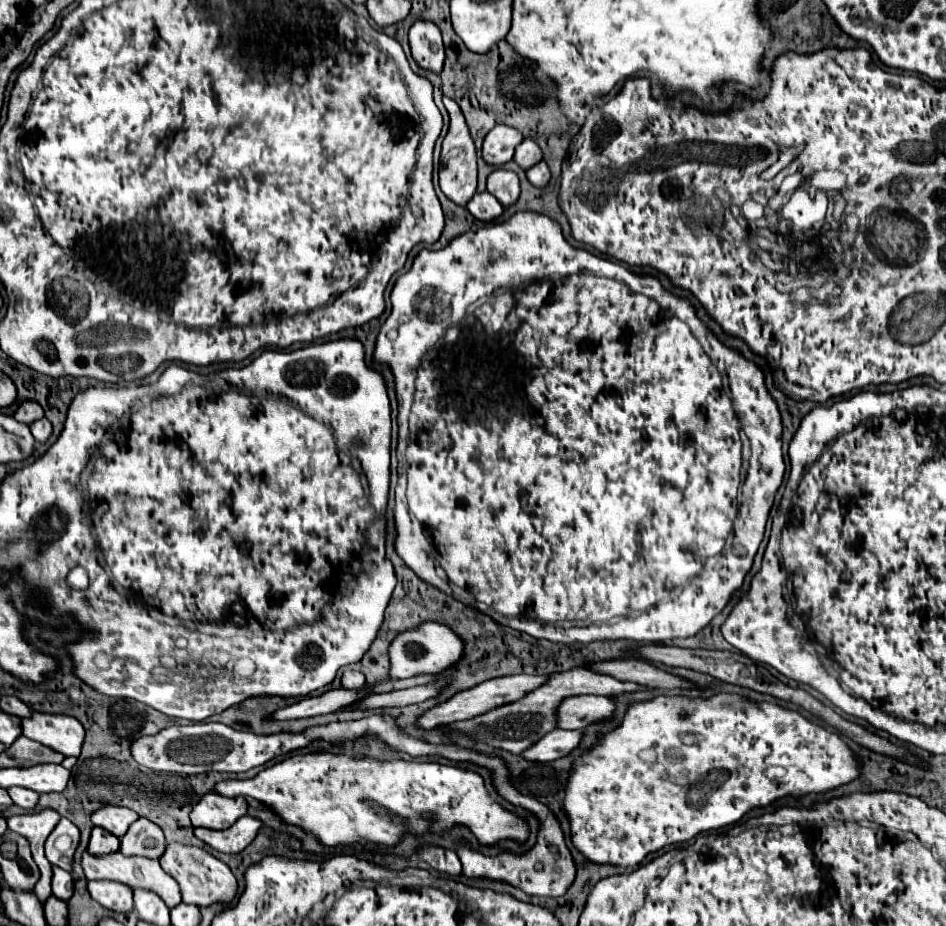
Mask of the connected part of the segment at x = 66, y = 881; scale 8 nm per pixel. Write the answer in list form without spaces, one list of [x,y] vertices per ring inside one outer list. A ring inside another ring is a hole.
[[[53,867],[51,885],[53,885],[55,897],[59,897],[59,899],[63,899],[63,901],[67,901],[67,899],[71,897],[71,893],[73,893],[73,879],[71,879],[71,875],[69,875],[67,871],[63,871],[63,869]]]

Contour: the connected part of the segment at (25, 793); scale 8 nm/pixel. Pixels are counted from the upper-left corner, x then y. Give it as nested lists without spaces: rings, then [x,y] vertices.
[[[9,787],[7,793],[13,799],[13,803],[23,809],[31,809],[39,799],[39,793],[31,791],[31,789],[23,789],[23,787]]]

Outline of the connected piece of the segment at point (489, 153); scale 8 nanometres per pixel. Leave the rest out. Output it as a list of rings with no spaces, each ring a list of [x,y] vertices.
[[[495,125],[483,141],[481,155],[483,155],[485,163],[499,167],[499,165],[511,161],[513,151],[521,141],[523,141],[523,135],[517,129],[513,129],[509,125]]]

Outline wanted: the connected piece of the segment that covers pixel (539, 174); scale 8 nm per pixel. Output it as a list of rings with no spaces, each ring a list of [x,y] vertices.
[[[539,161],[535,167],[527,169],[525,173],[527,173],[527,179],[529,179],[535,187],[545,187],[545,185],[549,183],[549,177],[551,177],[549,167],[547,167],[543,161]]]

